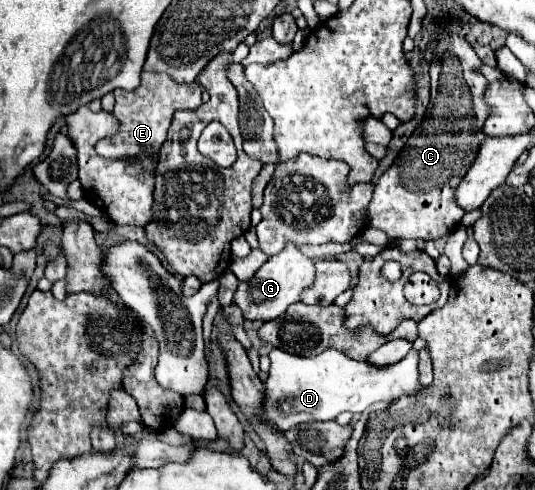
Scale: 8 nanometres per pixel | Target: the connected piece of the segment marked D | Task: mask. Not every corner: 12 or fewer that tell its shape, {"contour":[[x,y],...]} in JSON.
{"contour":[[273,348],[261,418],[277,432],[415,394],[419,352],[373,368]]}

